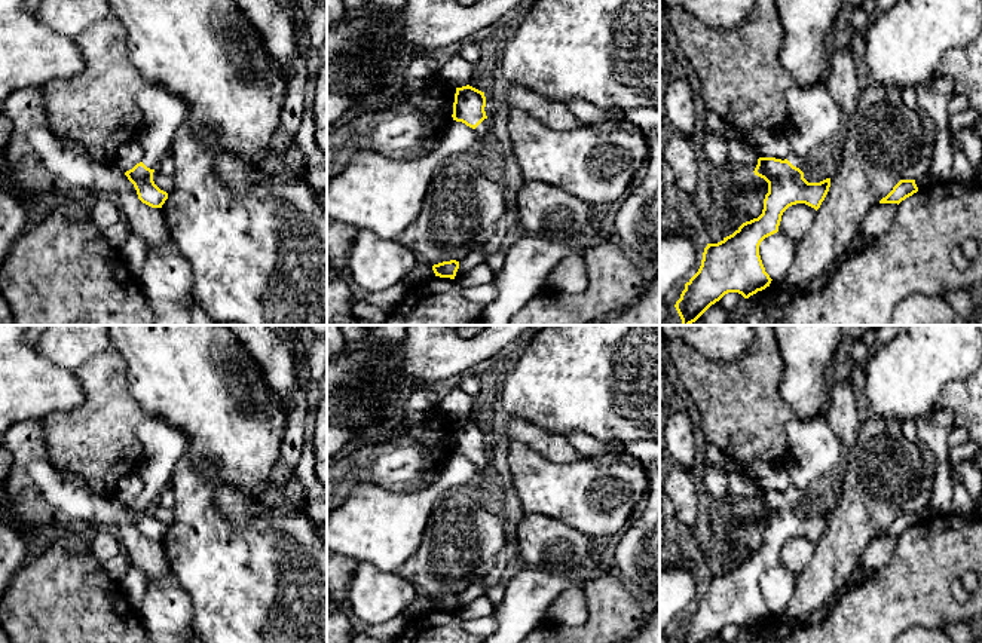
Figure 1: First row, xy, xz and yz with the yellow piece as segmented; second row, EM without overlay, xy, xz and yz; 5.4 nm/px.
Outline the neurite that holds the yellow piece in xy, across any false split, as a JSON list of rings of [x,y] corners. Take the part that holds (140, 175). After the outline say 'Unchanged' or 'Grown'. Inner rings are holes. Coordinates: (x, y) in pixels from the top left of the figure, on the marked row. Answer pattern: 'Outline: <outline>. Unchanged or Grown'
Outline: [[[156,85],[143,88],[135,102],[143,113],[143,125],[135,140],[143,146],[144,156],[125,175],[134,184],[143,203],[162,208],[168,193],[155,184],[153,172],[160,160],[169,156],[172,138],[186,120],[189,108],[184,99]]]. Grown

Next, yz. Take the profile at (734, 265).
Outline: [[[823,83],[810,88],[792,86],[786,92],[789,128],[784,135],[792,153],[787,159],[759,157],[755,175],[768,183],[764,209],[758,218],[743,223],[718,244],[707,244],[698,272],[685,284],[674,307],[682,325],[695,322],[728,293],[744,298],[771,284],[759,255],[761,242],[777,233],[783,212],[796,203],[816,211],[825,200],[830,178],[808,183],[802,169],[811,150],[841,132],[847,120]]]. Grown

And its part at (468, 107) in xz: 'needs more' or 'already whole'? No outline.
needs more

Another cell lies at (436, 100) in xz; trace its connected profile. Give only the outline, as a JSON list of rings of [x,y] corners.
[[[438,77],[412,97],[401,97],[395,104],[400,108],[406,105],[414,107],[417,111],[429,116],[435,131],[446,131],[453,122],[455,94],[456,88]]]

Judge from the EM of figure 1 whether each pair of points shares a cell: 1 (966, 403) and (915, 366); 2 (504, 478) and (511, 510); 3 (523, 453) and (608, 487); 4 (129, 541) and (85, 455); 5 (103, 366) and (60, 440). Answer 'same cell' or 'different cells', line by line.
1: different cells
2: same cell
3: same cell
4: different cells
5: same cell

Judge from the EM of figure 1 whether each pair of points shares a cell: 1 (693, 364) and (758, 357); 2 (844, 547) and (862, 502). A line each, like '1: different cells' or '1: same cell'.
1: same cell
2: same cell

